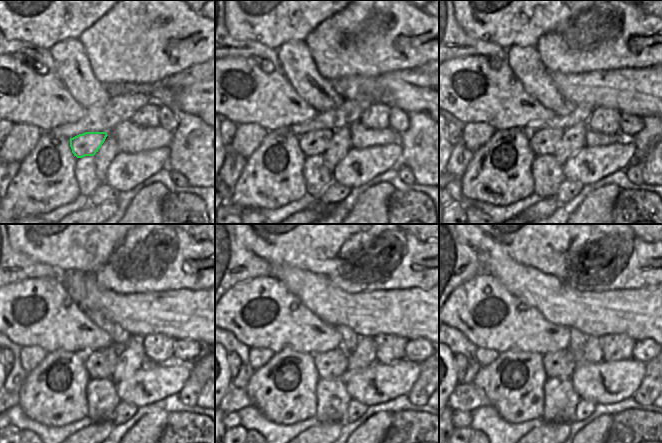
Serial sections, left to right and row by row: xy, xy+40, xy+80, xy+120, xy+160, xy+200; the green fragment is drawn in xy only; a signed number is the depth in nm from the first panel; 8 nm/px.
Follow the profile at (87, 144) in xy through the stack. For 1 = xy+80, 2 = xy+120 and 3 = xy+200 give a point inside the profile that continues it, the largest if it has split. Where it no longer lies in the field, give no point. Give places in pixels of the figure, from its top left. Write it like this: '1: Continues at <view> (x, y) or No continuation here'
1: Continues at xy+80 (543, 142)
2: Continues at xy+120 (105, 361)
3: Continues at xy+200 (560, 364).

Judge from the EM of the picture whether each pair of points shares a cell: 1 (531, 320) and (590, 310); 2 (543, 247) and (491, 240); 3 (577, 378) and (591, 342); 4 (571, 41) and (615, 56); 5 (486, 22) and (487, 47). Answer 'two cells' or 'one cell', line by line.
1: two cells
2: one cell
3: two cells
4: one cell
5: two cells

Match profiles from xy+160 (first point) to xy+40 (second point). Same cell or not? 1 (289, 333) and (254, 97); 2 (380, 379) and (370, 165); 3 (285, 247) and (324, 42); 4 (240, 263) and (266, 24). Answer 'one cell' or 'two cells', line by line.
1: one cell
2: one cell
3: two cells
4: two cells

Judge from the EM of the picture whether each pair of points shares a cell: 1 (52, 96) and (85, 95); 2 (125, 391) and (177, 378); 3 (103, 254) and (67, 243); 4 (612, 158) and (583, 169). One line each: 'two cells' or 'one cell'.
1: two cells
2: one cell
3: one cell
4: one cell

